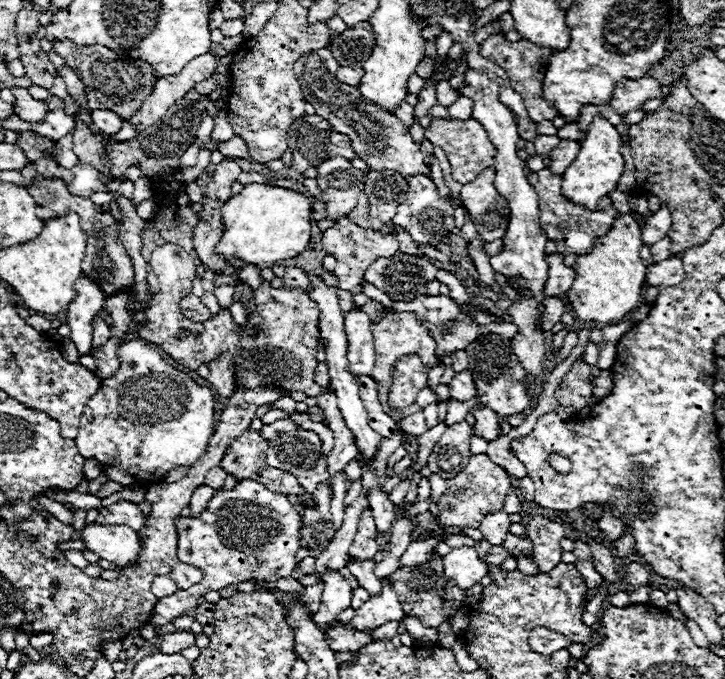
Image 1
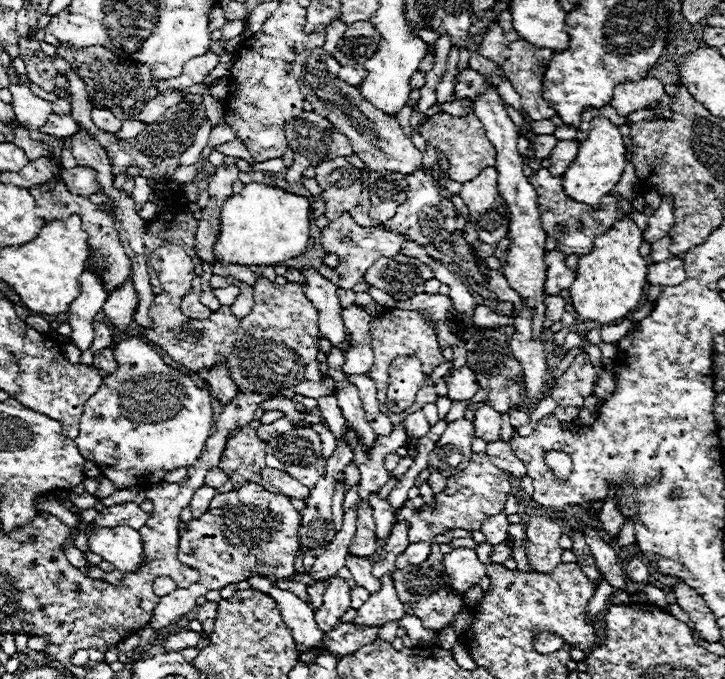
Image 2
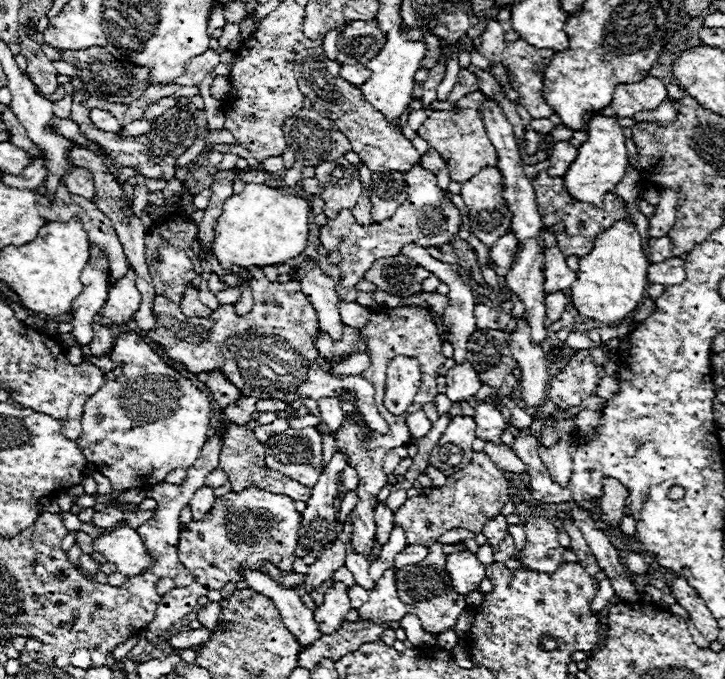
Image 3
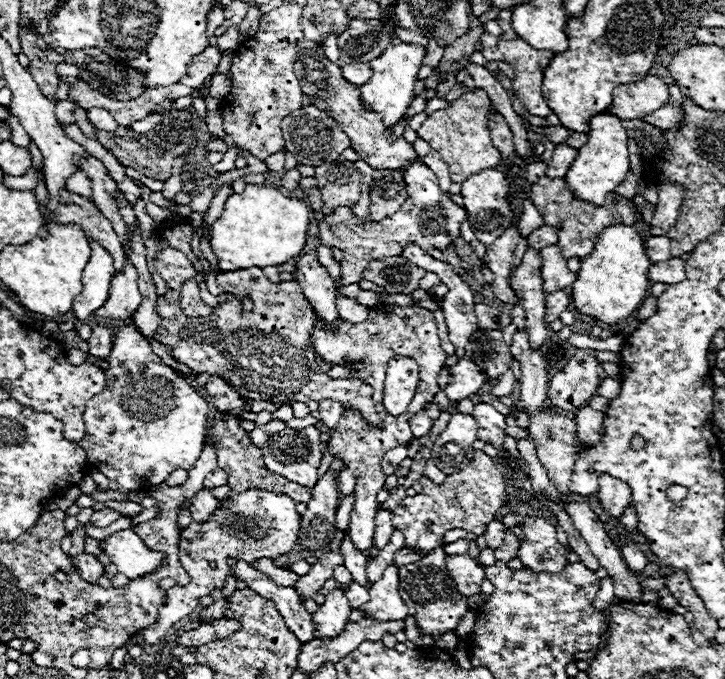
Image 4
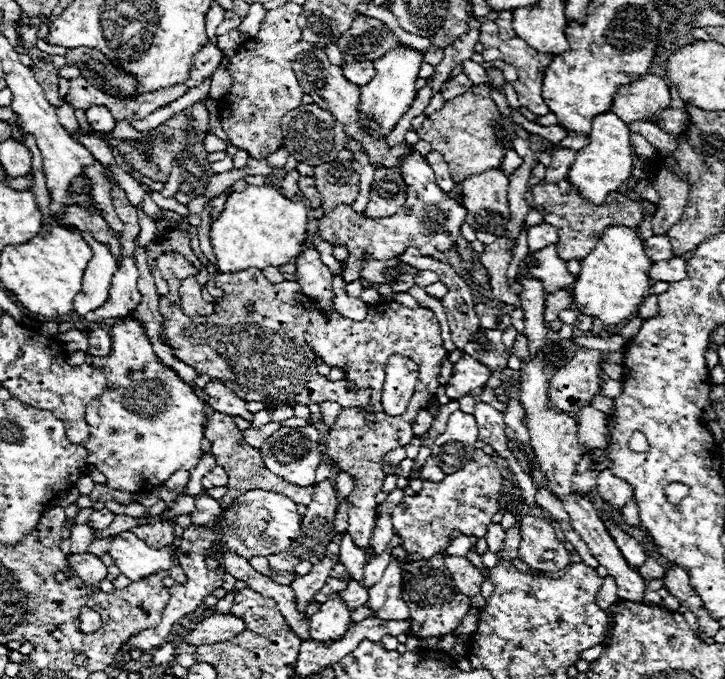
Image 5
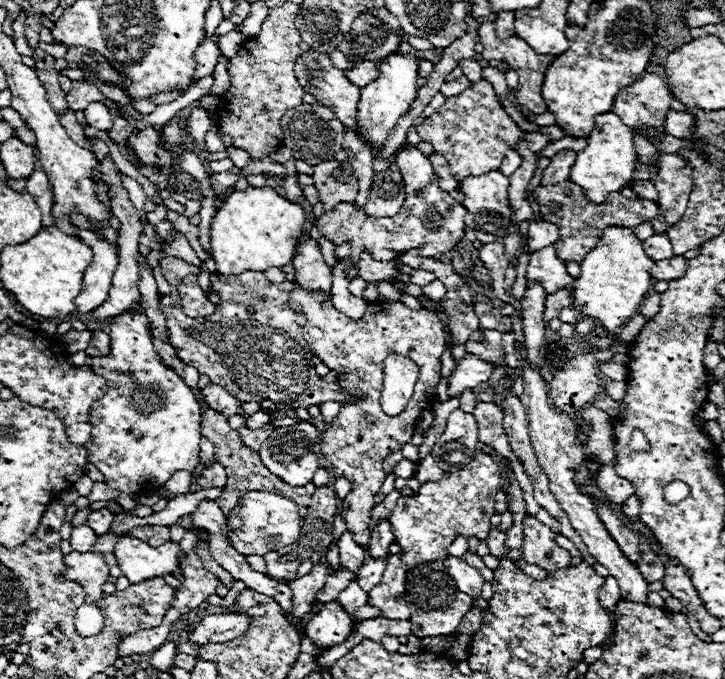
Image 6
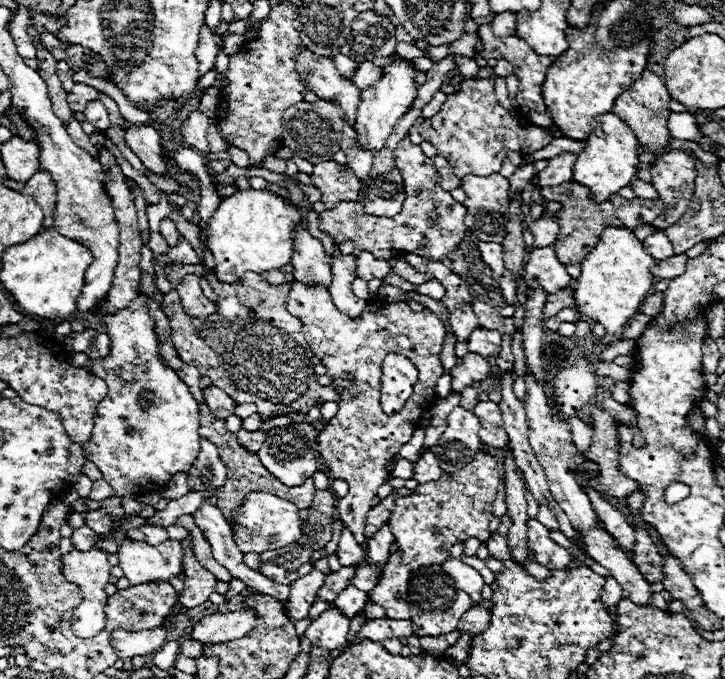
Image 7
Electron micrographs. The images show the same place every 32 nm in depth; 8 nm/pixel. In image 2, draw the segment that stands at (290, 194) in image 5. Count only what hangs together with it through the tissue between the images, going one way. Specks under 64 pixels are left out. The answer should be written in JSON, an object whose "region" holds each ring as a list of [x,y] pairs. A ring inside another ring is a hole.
{"region":[[[302,112],[296,120],[292,120],[286,126],[286,136],[288,136],[288,148],[292,148],[294,152],[294,164],[287,169],[286,181],[294,183],[303,177],[303,172],[308,166],[318,166],[324,160],[332,160],[336,156],[352,156],[352,146],[348,142],[348,138],[340,132],[334,130],[334,126],[322,118],[316,112]]]}

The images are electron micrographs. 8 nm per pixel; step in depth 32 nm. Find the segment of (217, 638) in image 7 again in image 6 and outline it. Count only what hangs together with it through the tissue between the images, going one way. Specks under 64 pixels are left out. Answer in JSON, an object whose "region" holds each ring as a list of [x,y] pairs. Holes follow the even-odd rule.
{"region":[[[212,614],[204,616],[202,622],[190,632],[188,640],[194,644],[210,644],[210,642],[228,642],[236,636],[242,636],[248,630],[248,616],[244,614]]]}

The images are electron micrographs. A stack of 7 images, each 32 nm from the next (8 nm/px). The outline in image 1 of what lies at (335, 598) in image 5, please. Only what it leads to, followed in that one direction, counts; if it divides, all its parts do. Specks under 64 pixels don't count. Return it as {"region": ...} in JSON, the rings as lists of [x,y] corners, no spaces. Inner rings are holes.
{"region":[[[328,570],[322,576],[322,584],[324,584],[322,602],[320,602],[320,610],[314,616],[314,622],[324,628],[326,624],[334,622],[342,610],[350,606],[352,588],[338,570]]]}

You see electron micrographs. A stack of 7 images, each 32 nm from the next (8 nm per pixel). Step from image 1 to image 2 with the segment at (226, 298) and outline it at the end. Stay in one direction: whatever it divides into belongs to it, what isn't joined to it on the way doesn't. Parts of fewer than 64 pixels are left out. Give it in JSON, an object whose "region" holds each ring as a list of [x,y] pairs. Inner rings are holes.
{"region":[[[236,286],[216,288],[212,294],[218,298],[218,302],[220,302],[222,306],[232,306],[232,304],[234,304],[234,300],[236,300]]]}

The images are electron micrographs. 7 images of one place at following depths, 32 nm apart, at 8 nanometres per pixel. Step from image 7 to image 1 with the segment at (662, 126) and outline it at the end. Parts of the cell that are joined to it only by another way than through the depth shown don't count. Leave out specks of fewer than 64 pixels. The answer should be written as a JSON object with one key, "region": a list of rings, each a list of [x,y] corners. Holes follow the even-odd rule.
{"region":[[[644,76],[640,80],[630,80],[630,78],[622,78],[620,84],[616,84],[612,100],[610,100],[610,108],[616,114],[624,114],[630,110],[638,110],[642,108],[642,104],[650,98],[660,96],[660,84],[656,78],[652,76]]]}

